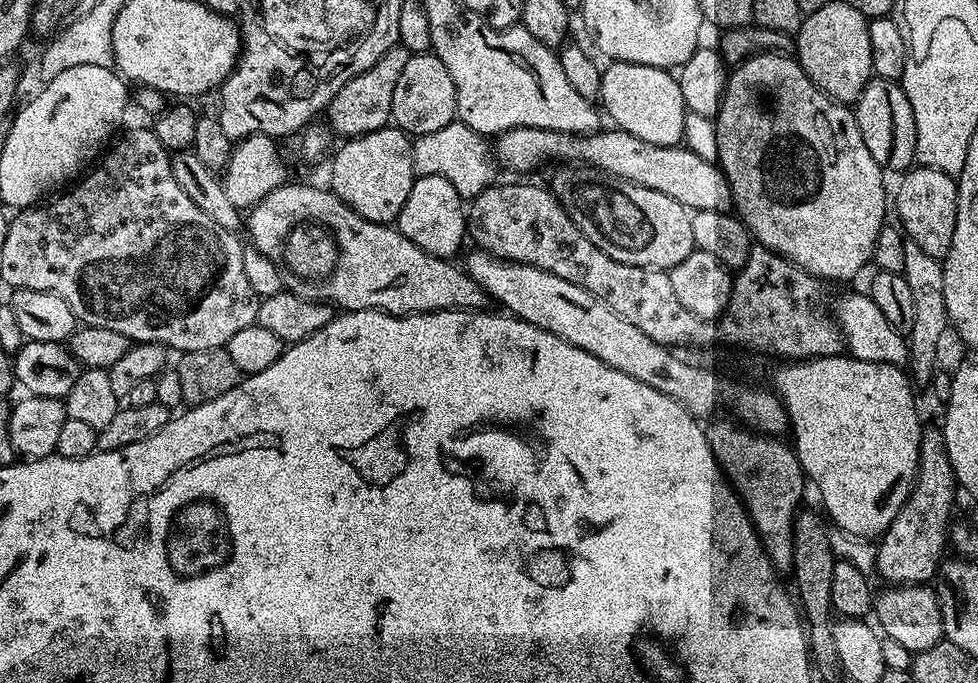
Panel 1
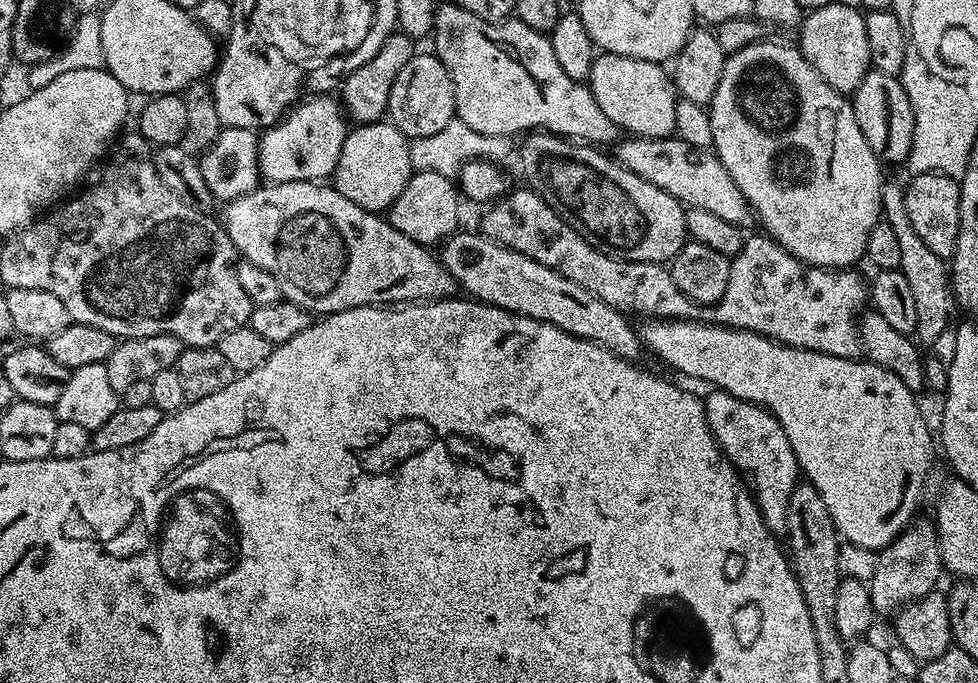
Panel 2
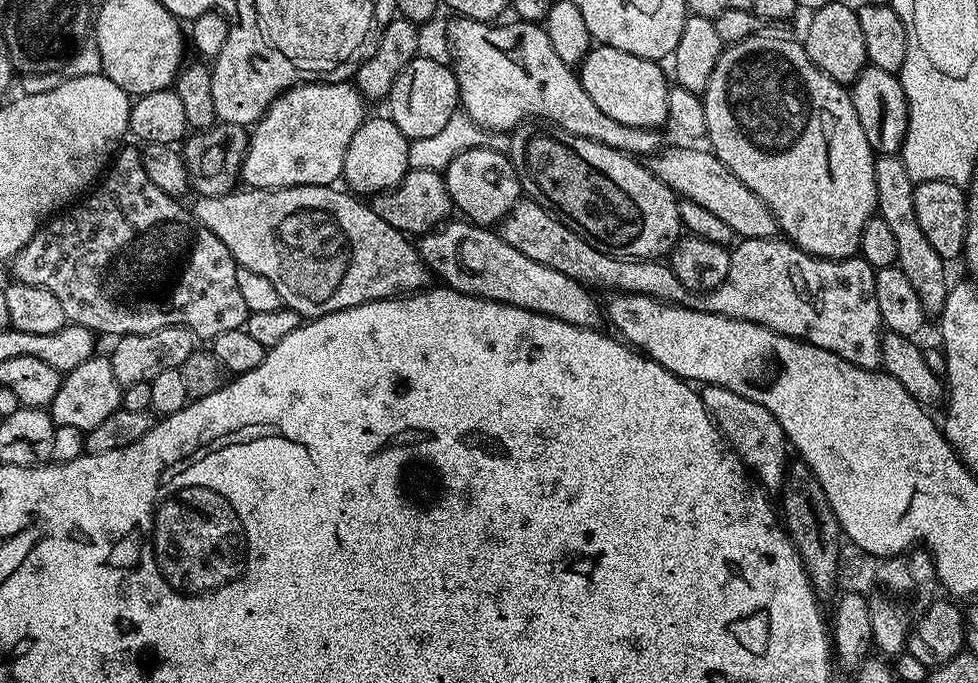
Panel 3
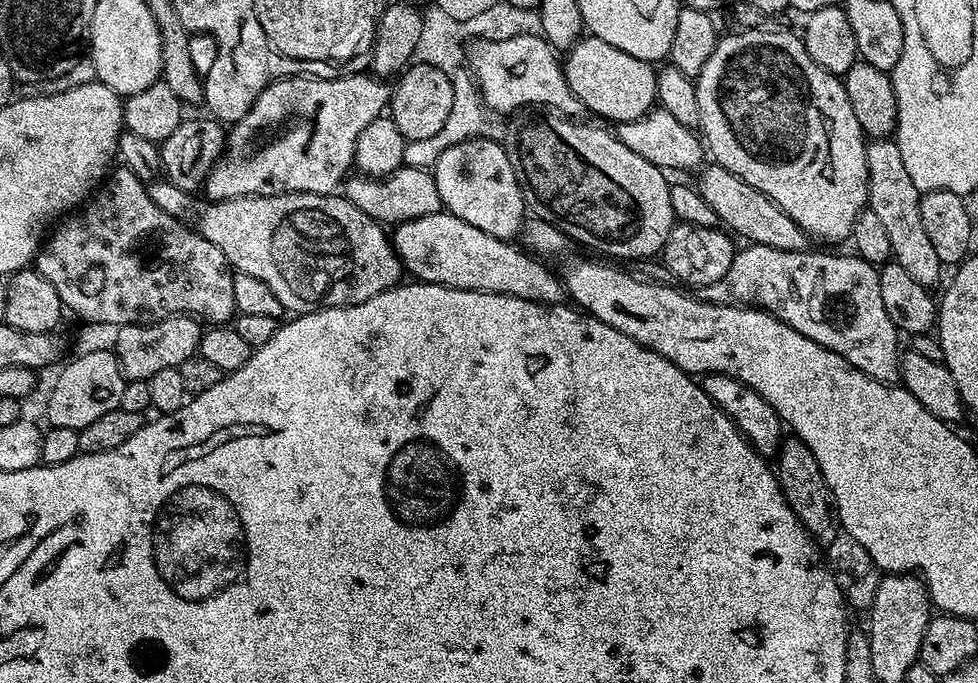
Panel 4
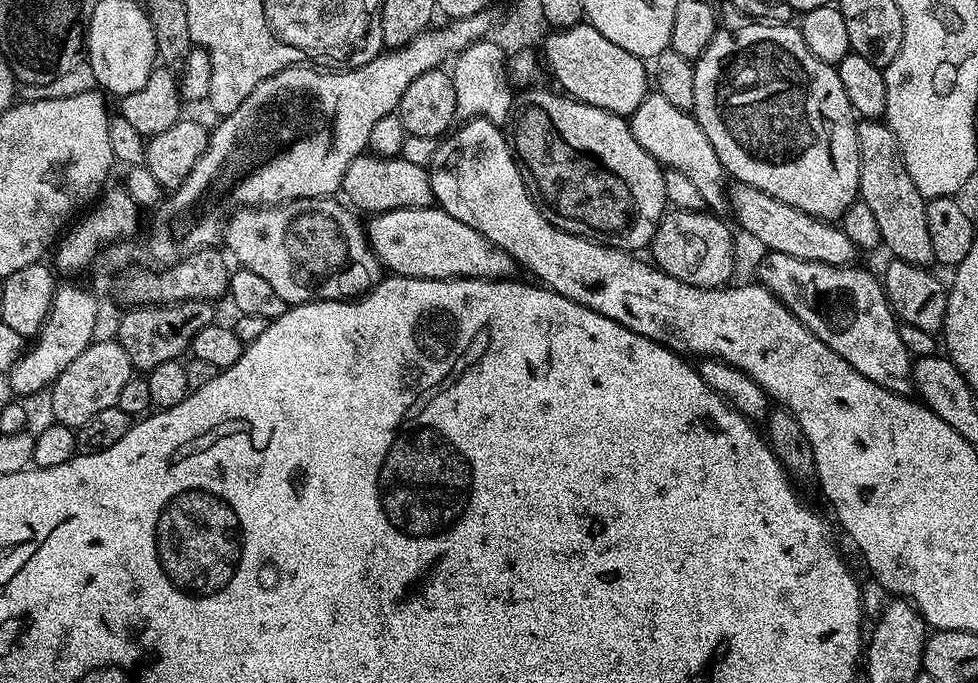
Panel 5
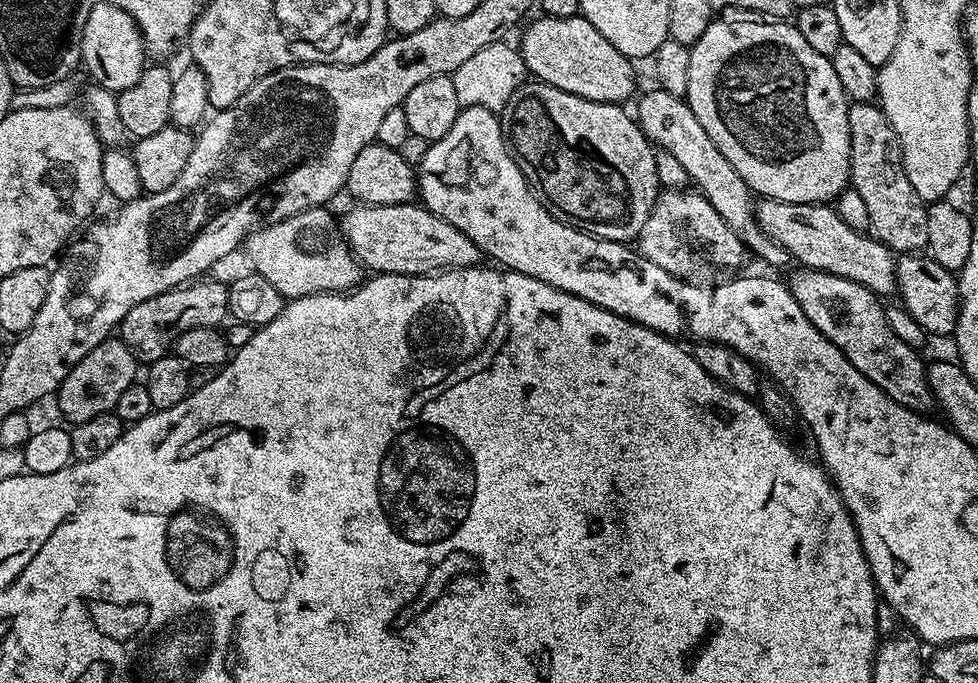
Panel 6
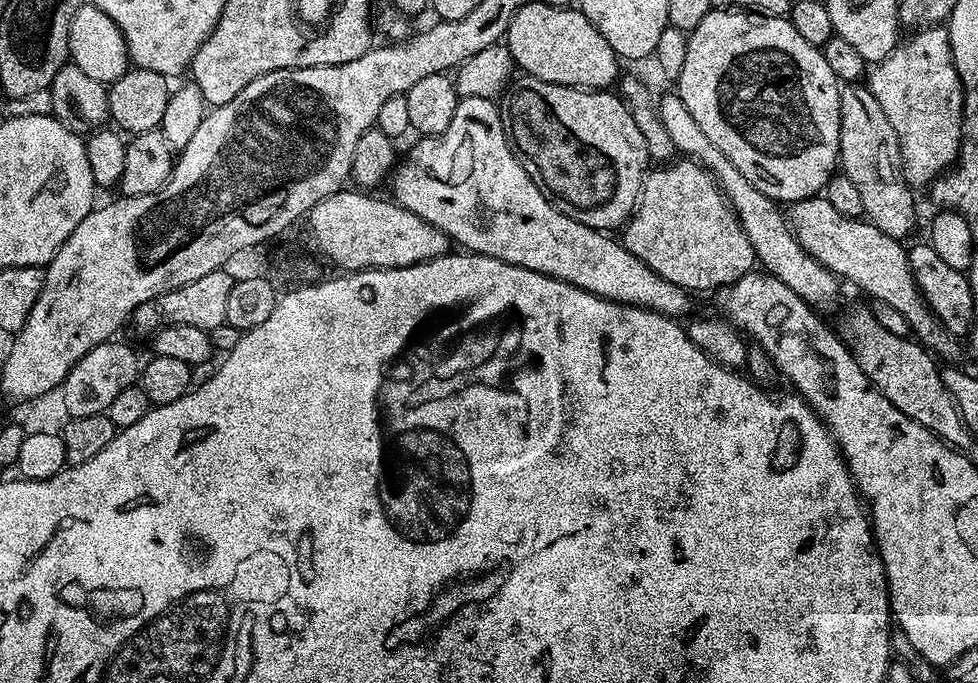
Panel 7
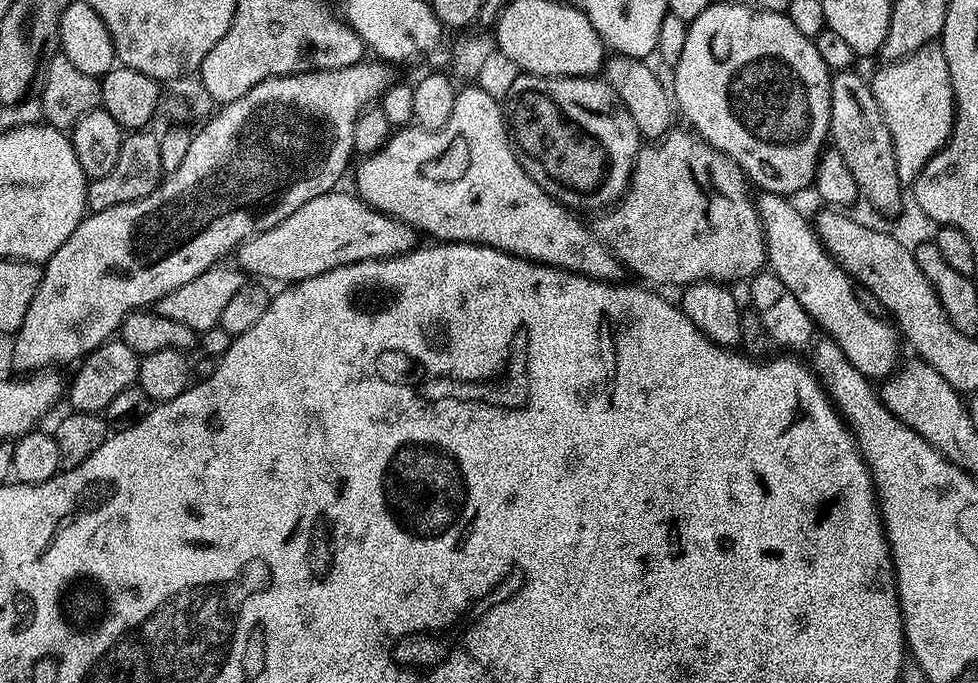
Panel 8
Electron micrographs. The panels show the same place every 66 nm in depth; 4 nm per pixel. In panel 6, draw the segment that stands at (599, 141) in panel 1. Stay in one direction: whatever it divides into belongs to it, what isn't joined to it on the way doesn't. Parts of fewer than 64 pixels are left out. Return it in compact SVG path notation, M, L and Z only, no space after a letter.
M763 197L756 204L756 221L801 267L850 278L879 296L892 294L896 289L896 256L892 249L876 237L847 226L831 205L786 203Z

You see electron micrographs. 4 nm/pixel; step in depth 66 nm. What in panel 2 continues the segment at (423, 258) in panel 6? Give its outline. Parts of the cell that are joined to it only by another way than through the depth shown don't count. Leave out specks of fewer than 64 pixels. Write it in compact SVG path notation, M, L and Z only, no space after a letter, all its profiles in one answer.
M457 230L443 241L438 259L455 278L457 285L468 291L465 293L471 299L553 324L584 340L593 340L626 360L637 359L636 351L642 348L642 340L637 331L635 334L624 322L621 311L590 294L590 290L578 286L578 282L570 282L570 278L542 266L537 260L526 258L479 231L464 231Z

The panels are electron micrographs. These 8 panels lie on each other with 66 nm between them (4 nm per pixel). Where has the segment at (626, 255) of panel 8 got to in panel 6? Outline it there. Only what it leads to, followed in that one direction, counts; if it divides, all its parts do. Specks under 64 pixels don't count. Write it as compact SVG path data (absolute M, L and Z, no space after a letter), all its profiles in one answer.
M699 190L661 191L650 210L650 218L646 218L646 226L640 231L638 251L650 258L650 262L662 266L666 274L674 274L674 278L682 282L703 288L735 280L746 257L745 246L738 234L722 222L718 210L710 206Z

